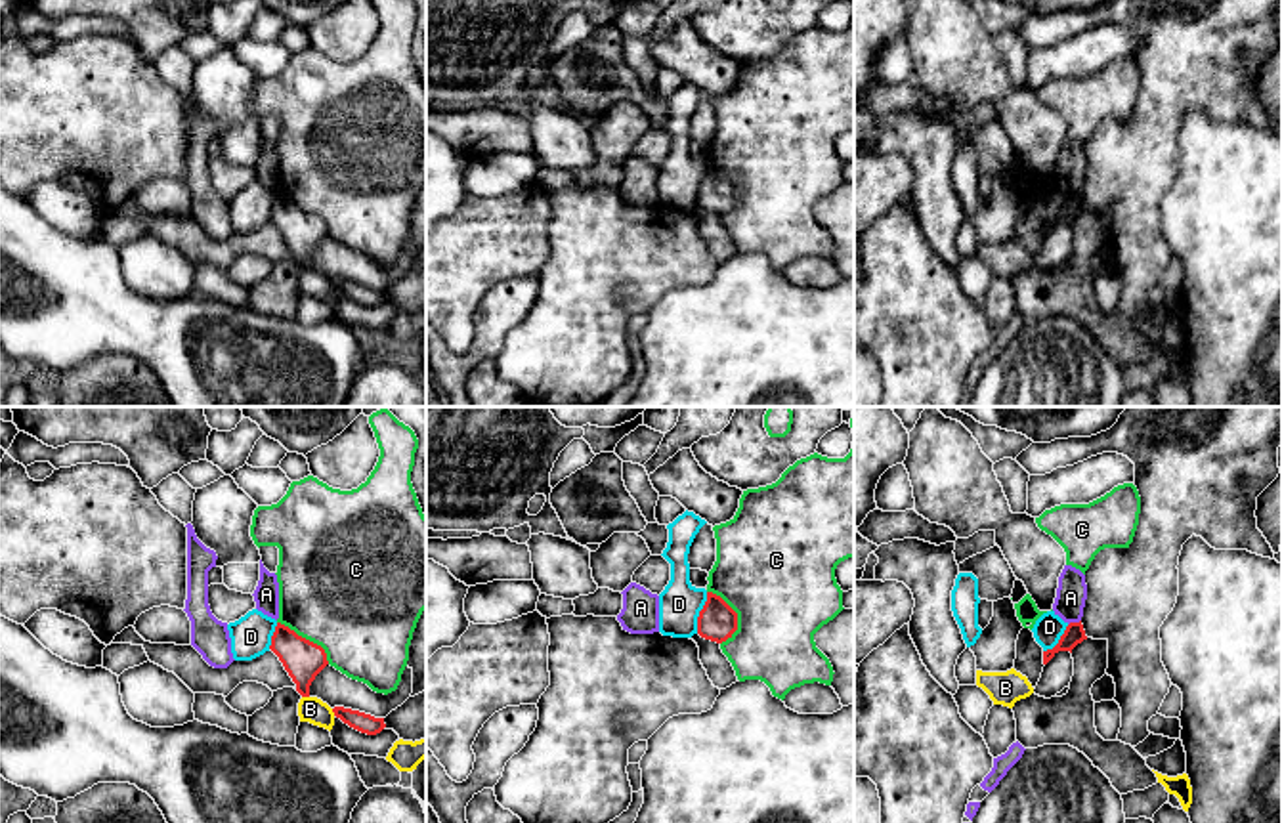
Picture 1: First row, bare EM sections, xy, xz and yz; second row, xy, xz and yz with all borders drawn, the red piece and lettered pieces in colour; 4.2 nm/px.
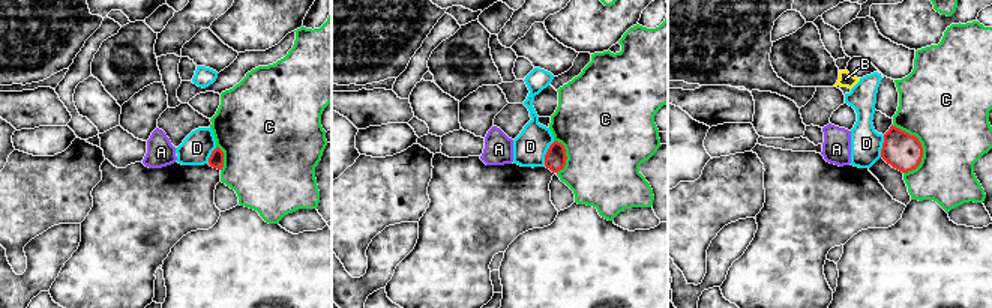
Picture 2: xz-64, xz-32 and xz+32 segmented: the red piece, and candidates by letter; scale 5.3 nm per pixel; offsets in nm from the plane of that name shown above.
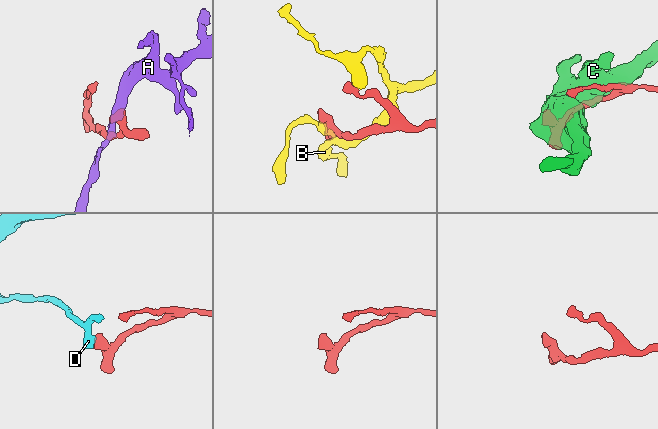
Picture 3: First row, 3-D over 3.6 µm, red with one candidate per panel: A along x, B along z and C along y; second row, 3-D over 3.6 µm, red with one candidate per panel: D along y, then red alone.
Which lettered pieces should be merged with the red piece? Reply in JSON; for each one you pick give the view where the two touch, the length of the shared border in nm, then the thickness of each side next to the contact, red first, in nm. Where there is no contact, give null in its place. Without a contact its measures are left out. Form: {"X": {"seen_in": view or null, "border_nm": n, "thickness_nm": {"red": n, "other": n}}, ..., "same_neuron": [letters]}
{"same_neuron": []}

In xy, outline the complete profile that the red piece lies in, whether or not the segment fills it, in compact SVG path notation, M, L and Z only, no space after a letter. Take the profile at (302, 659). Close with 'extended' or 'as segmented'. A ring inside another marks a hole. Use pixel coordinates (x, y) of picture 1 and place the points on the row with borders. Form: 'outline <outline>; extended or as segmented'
outline M281 623L275 626L269 649L296 684L296 691L310 697L311 682L329 665L325 649Z; as segmented

